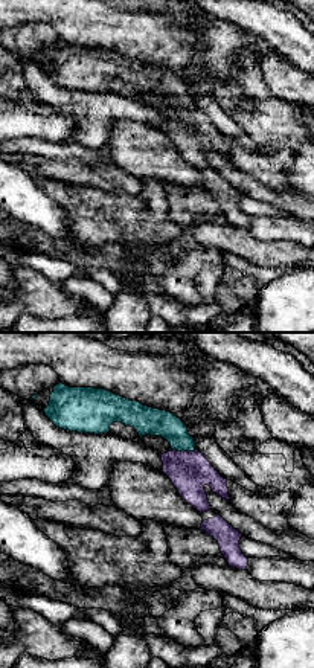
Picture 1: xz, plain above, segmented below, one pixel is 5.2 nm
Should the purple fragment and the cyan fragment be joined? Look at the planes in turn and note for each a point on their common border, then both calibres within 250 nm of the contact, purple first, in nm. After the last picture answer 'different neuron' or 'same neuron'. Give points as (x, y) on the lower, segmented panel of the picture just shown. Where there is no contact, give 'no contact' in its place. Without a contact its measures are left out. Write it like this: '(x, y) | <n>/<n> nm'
(183, 452) | 220/140 nm

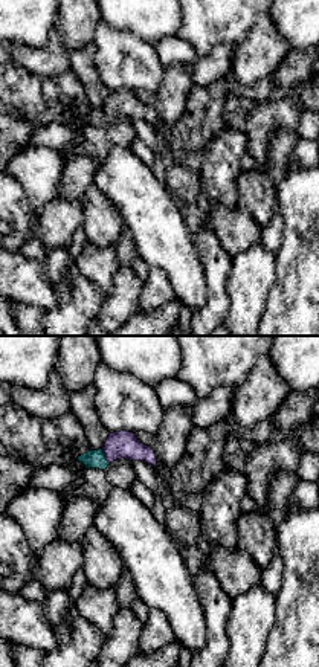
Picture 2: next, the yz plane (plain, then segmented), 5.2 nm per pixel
(106, 457) | 140/100 nm

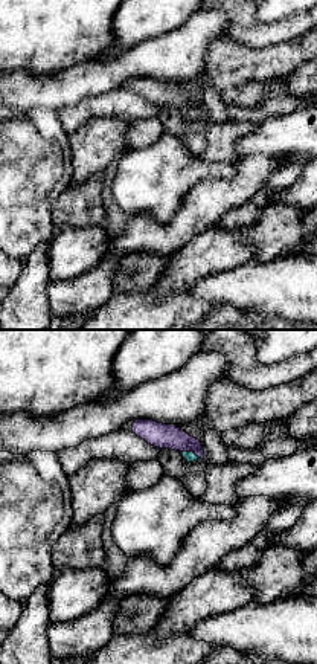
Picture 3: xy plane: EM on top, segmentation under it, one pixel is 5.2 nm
(191, 451) | 130/60 nm

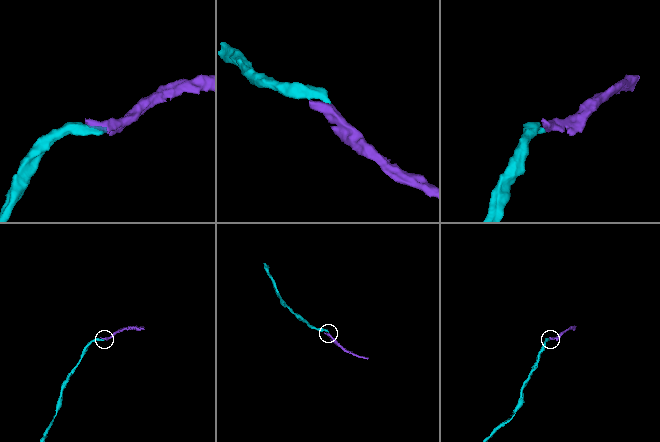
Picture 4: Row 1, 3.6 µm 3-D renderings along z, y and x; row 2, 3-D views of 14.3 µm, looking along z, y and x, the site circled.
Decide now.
same neuron

